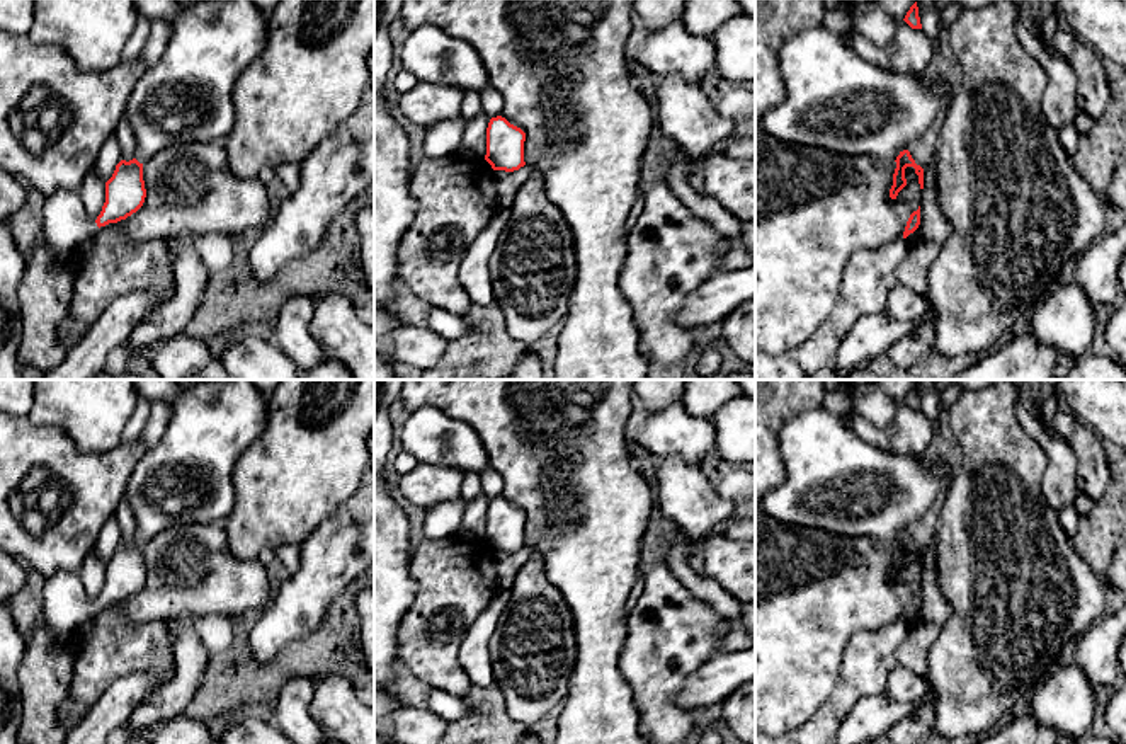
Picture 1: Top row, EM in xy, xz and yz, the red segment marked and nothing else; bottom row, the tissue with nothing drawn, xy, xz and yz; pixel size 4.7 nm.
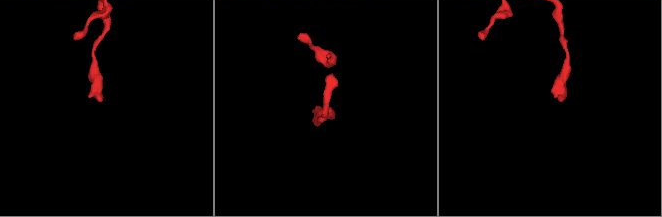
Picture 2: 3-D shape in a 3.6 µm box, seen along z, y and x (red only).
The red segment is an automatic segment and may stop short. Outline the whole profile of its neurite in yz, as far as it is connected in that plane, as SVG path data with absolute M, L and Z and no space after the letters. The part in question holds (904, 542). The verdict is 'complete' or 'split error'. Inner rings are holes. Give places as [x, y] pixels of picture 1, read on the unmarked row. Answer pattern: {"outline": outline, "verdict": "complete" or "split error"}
{"outline": "M908 531L900 533L896 538L896 550L893 555L893 567L890 570L890 579L896 581L898 574L907 567L905 550L913 548L915 555L918 557L920 570L924 570L924 550L915 545Z", "verdict": "complete"}

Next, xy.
{"outline": "M136 540L121 541L105 564L105 584L95 603L87 598L78 572L58 570L44 579L43 618L53 632L53 640L78 630L95 616L100 608L117 604L136 594L146 579L143 545Z", "verdict": "split error"}

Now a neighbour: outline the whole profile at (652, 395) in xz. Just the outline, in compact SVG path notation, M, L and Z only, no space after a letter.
M634 380L633 392L636 405L657 412L665 405L682 400L685 380Z

